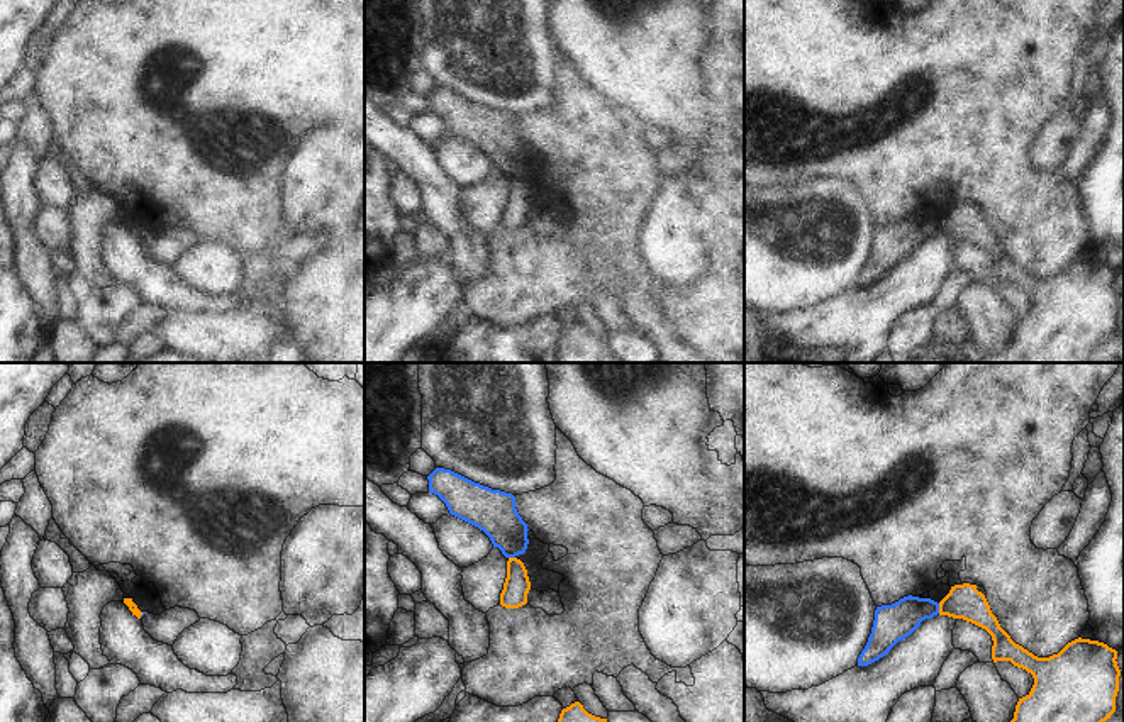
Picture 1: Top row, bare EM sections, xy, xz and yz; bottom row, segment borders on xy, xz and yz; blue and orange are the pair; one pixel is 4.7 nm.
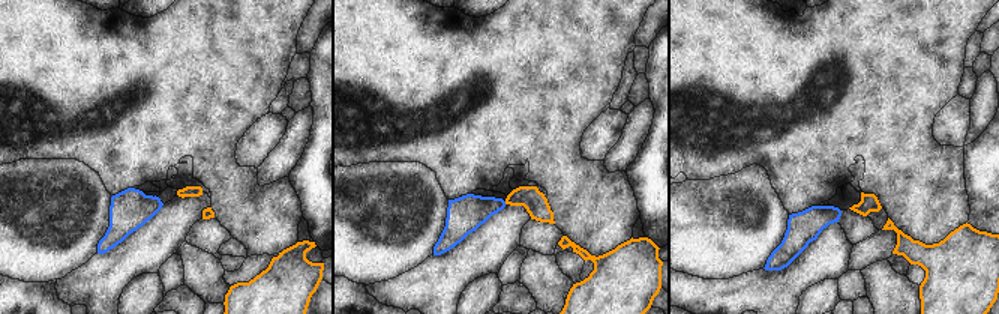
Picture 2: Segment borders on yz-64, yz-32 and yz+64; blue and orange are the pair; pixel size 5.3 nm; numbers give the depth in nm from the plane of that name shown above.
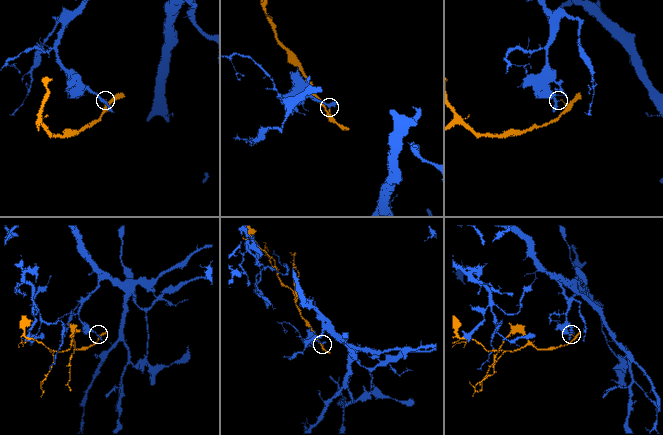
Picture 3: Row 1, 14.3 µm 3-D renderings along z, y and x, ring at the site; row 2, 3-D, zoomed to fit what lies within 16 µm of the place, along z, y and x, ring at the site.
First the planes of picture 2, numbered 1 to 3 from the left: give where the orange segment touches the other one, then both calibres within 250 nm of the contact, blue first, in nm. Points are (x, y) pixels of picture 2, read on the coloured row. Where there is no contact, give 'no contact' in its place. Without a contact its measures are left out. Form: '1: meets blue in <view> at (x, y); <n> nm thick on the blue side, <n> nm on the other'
1: no contact
2: no contact
3: no contact

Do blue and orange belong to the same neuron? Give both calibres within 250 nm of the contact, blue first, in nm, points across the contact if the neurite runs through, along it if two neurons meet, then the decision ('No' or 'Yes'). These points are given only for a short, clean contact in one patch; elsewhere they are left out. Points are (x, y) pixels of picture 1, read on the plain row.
Thickness 180 nm (blue) against 160 nm. Boundary: yz (938, 224), (940, 233). No

